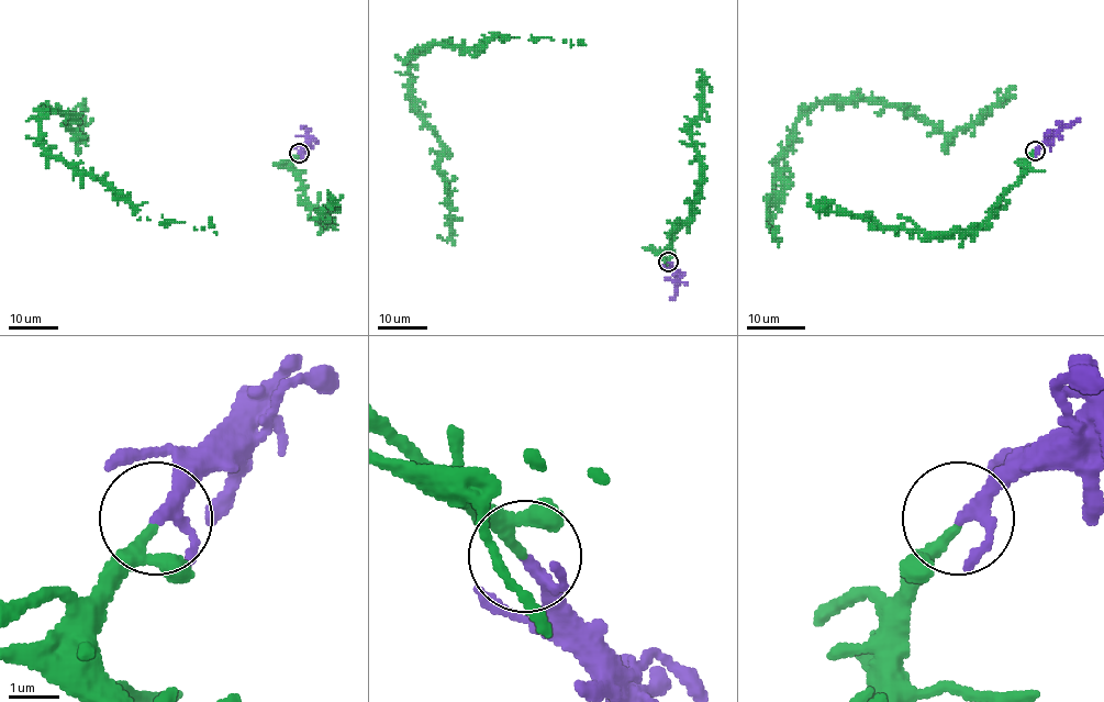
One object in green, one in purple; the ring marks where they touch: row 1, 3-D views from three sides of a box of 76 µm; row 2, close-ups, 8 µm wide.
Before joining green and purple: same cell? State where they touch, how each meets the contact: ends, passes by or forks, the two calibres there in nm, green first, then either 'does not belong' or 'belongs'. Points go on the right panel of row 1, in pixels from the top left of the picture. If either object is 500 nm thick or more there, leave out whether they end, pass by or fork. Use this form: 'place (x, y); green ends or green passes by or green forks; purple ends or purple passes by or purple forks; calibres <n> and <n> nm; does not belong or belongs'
place (1035, 151); green passes by; purple passes by; calibres 160 and 200 nm; belongs

